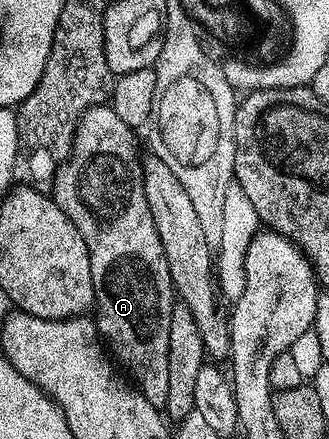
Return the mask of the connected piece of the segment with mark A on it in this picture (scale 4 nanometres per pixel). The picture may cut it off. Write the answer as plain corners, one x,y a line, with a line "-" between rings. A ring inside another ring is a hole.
99,105
86,110
78,118
70,155
58,168
56,202
72,225
76,225
80,237
84,237
84,245
88,245
99,336
108,344
112,355
114,350
113,358
130,370
129,378
137,384
140,394
153,407
162,409
168,397
168,321
172,317
176,292
168,273
164,245
160,245
160,233
156,233
144,197
142,161
140,150
134,144
134,135
132,128
116,117
113,106

